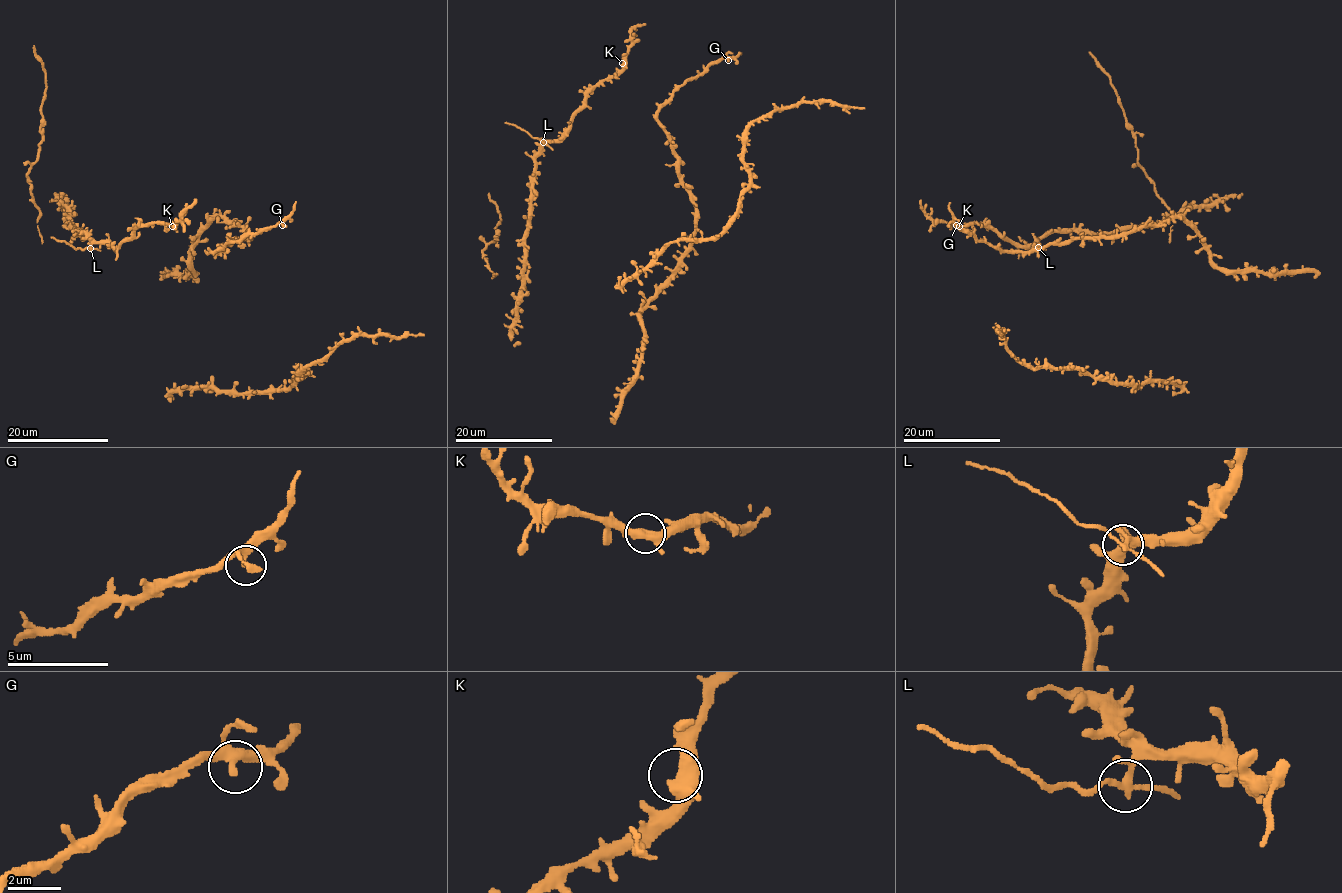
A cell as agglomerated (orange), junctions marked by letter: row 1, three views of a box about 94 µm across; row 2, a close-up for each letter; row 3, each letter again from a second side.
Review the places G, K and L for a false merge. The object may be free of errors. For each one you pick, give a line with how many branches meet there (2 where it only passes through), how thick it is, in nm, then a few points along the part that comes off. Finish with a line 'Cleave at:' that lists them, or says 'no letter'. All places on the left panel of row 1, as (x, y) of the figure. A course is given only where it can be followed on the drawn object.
L: 4 branches meet; 180 nm thick; foreign part runs (90, 248), (74, 248), (51, 236)
Cleave at: L

